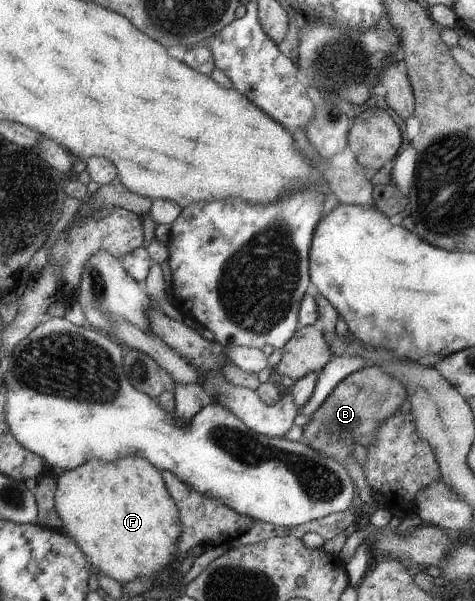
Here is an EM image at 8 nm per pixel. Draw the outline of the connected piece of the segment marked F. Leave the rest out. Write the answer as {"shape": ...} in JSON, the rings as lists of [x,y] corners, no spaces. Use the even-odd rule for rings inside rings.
{"shape":[[[135,455],[109,462],[89,459],[81,466],[61,473],[56,476],[54,492],[55,510],[62,520],[61,530],[75,540],[93,567],[122,584],[161,574],[175,560],[182,534],[180,512],[167,492],[162,473],[147,459]]]}

